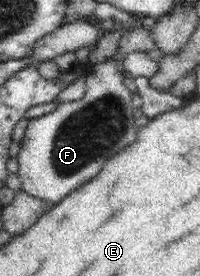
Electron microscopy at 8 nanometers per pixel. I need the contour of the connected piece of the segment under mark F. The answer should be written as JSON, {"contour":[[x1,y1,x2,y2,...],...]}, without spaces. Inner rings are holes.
{"contour":[[114,59,89,66,84,77,88,91,82,99,59,104,54,112,28,123,16,157,21,191,46,205,58,205,75,189,96,177,110,157,136,141,133,93,122,83,124,76]]}

